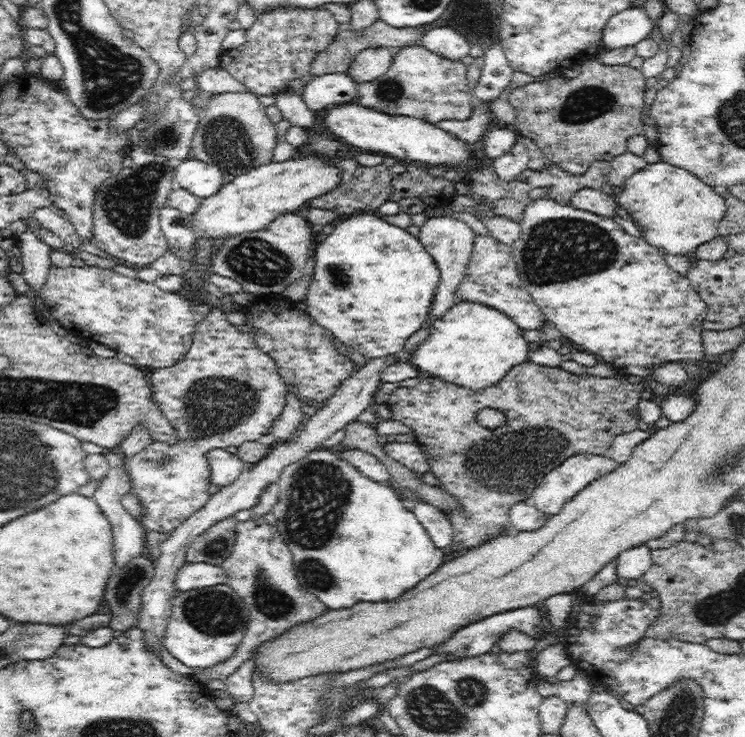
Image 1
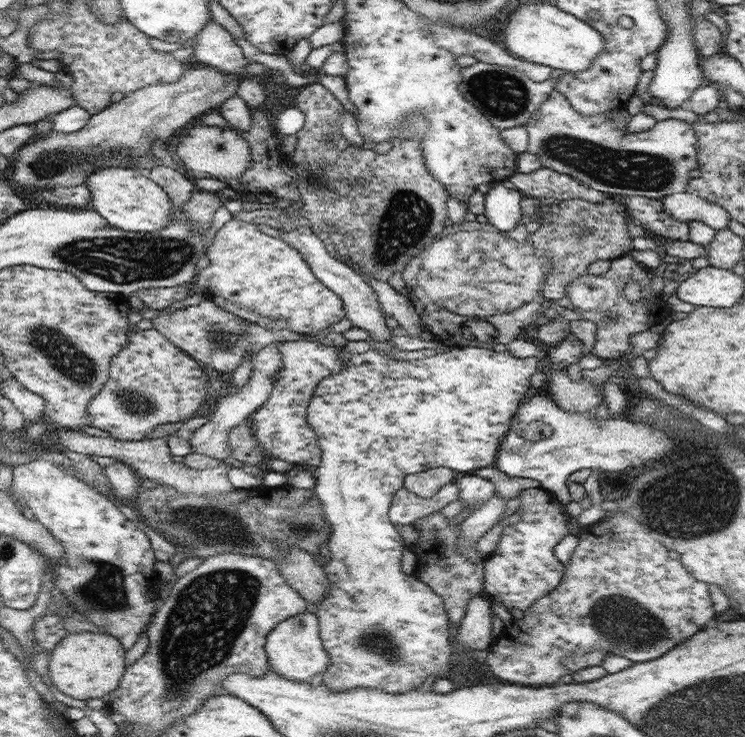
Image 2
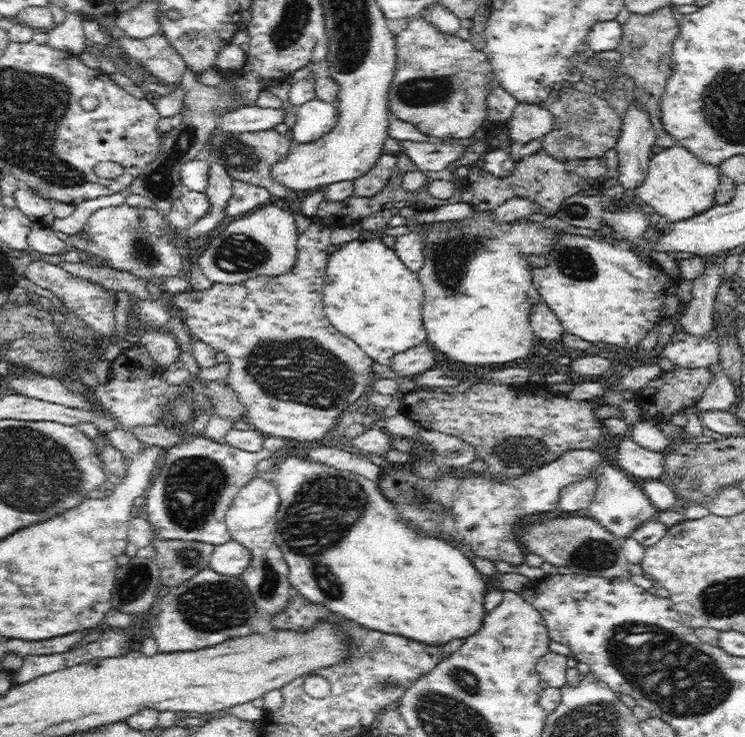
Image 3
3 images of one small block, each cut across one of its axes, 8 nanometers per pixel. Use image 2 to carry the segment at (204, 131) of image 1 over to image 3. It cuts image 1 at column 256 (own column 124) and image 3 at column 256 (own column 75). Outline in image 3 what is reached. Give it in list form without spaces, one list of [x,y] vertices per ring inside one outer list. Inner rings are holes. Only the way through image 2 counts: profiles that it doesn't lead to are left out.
[[[275,128],[270,130],[259,130],[258,132],[238,132],[238,134],[229,134],[229,132],[220,132],[212,140],[211,159],[224,165],[224,169],[233,179],[249,182],[254,186],[260,186],[270,191],[270,194],[284,198],[288,196],[290,189],[276,181],[272,177],[272,166],[276,162],[282,162],[290,150],[293,148],[293,142],[286,136],[280,134]]]

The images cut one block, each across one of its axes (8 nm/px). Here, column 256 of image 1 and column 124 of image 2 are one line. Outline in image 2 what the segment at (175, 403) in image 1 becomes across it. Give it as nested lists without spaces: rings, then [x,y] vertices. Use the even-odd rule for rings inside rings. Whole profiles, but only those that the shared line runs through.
[[[154,327],[145,331],[137,330],[129,337],[129,342],[111,360],[110,376],[105,387],[89,402],[87,413],[90,426],[108,432],[114,439],[140,441],[158,426],[166,423],[186,422],[196,417],[207,400],[206,373],[198,361],[170,342]]]

